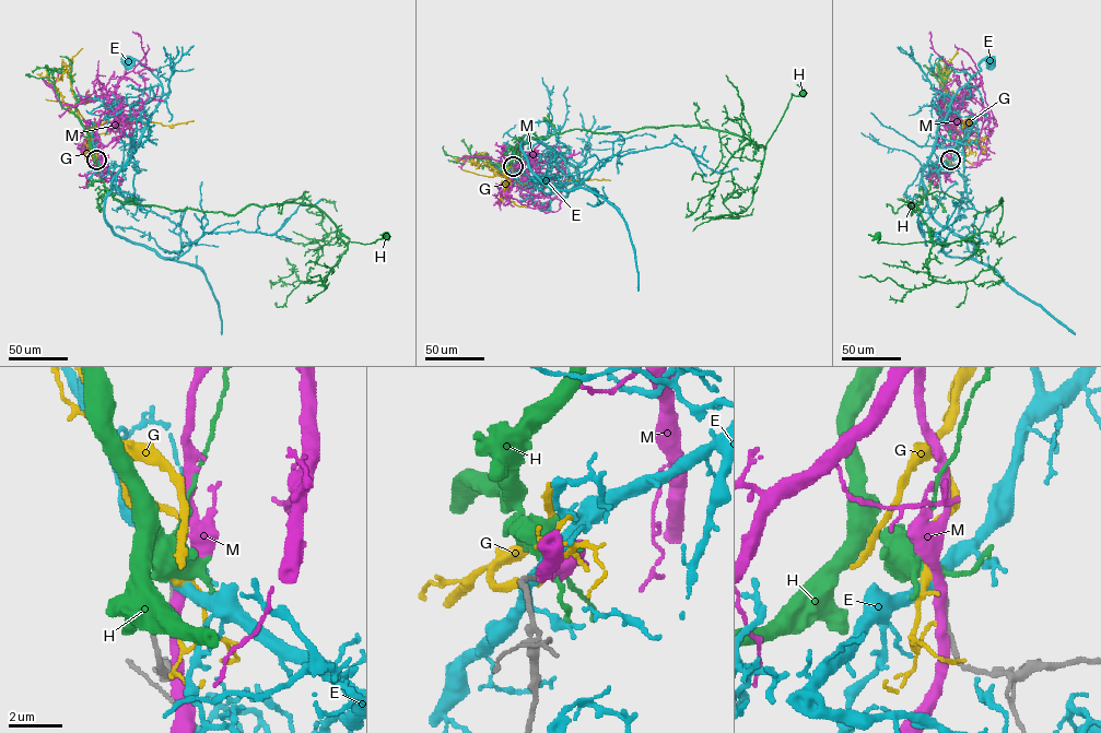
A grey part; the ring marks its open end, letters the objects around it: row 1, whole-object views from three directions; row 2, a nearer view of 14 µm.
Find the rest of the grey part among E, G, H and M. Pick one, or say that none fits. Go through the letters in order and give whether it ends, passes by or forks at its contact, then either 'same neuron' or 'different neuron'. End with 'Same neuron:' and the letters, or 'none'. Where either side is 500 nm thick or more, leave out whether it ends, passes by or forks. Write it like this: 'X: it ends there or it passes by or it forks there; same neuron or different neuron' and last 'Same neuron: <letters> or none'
E: it passes by; different neuron
G: it forks there; different neuron
H: it passes by; different neuron
M: it passes by; different neuron
Same neuron: none

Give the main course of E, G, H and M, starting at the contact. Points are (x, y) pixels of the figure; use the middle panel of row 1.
E: (513, 167), (540, 143), (561, 154), (578, 170), (578, 181), (569, 193), (557, 194), (543, 207)
G: (513, 166), (505, 178), (519, 185), (542, 187), (572, 179), (610, 180)
H: (513, 166), (522, 143), (575, 129), (607, 133), (700, 126), (765, 148), (792, 94), (804, 94)
M: (513, 167), (525, 173), (535, 196), (564, 200), (546, 213), (504, 191), (513, 207)

